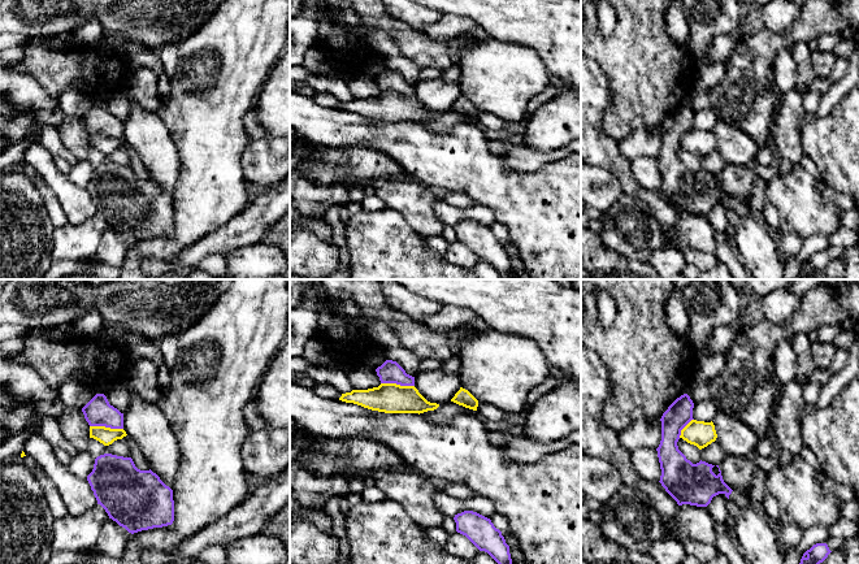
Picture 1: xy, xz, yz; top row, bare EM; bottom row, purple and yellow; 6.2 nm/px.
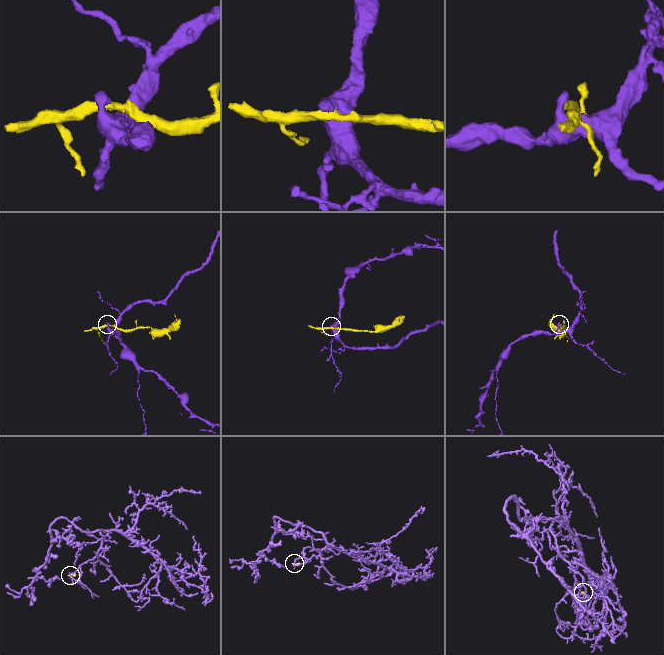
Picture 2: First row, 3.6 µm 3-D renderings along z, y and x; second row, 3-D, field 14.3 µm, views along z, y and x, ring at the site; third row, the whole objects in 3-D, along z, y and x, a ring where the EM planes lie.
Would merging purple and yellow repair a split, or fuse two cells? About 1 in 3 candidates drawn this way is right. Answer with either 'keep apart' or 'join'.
keep apart

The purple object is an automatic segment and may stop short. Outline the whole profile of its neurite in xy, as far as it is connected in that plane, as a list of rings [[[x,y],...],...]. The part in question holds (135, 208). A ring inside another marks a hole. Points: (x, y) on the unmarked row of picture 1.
[[[97,165],[87,190],[109,227],[131,243],[174,230],[173,199],[151,178],[138,178],[131,166]]]

